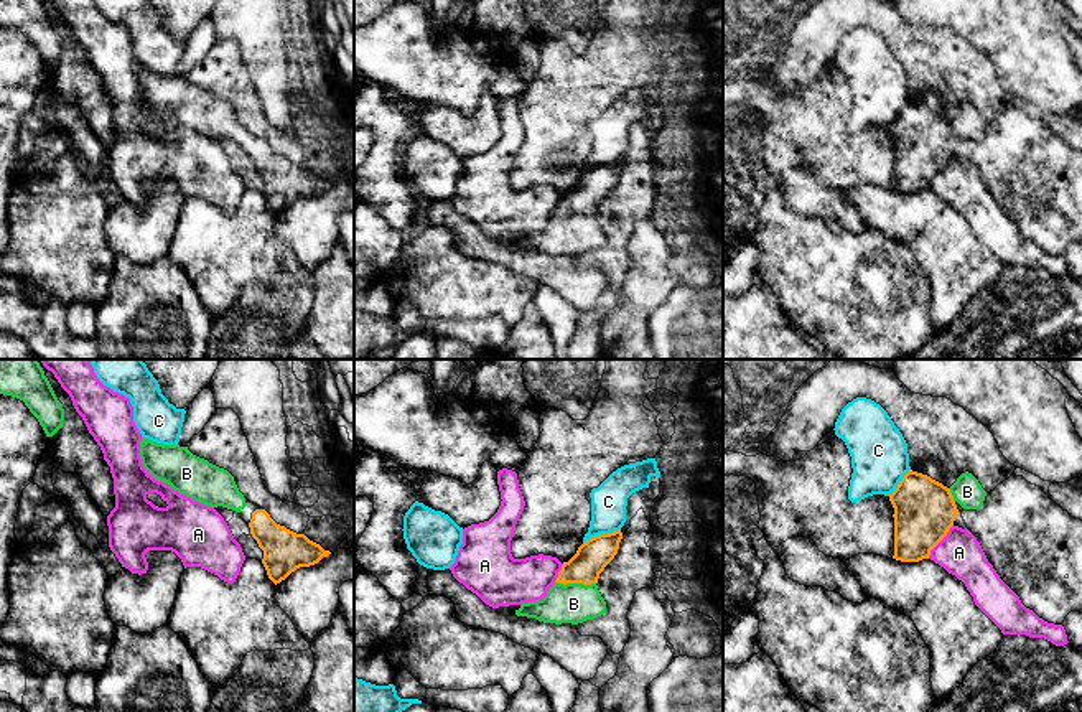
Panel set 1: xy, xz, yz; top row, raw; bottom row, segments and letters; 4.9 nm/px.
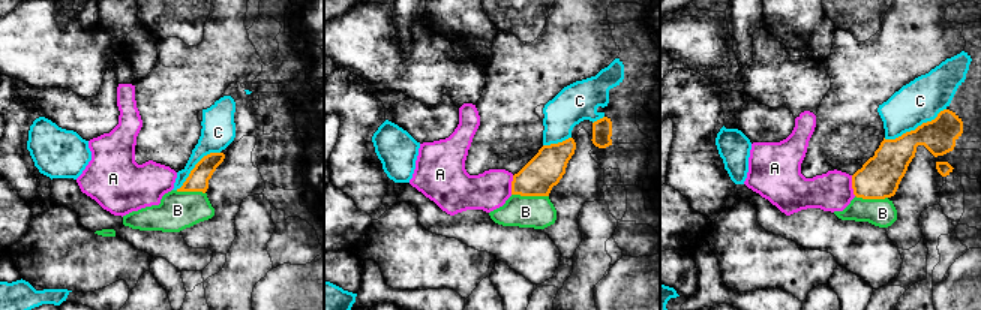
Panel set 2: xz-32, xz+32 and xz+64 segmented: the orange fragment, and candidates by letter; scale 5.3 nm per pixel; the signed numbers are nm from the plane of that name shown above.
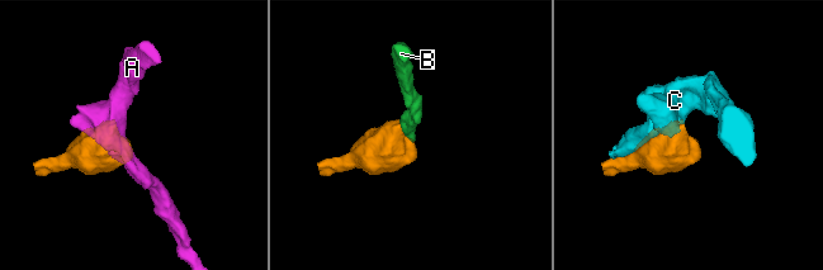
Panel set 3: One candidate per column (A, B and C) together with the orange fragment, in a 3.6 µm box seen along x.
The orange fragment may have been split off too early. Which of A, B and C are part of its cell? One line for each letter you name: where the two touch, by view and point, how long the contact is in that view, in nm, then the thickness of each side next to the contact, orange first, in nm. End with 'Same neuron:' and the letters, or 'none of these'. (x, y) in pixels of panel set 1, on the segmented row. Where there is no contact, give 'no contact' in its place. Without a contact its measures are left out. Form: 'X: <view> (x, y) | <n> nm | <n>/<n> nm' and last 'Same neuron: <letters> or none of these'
B: xz (575, 582) | 200 nm | 160/190 nm
Same neuron: B

